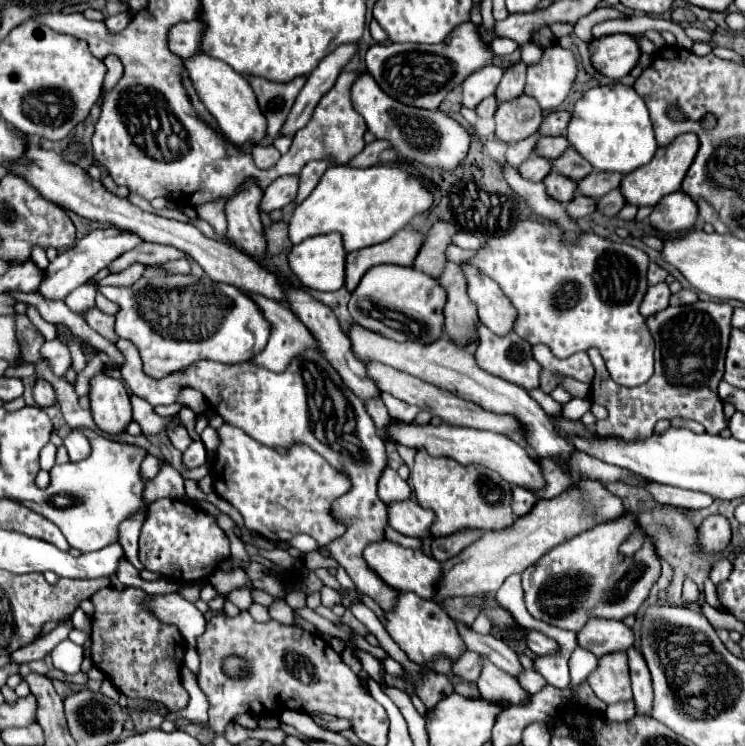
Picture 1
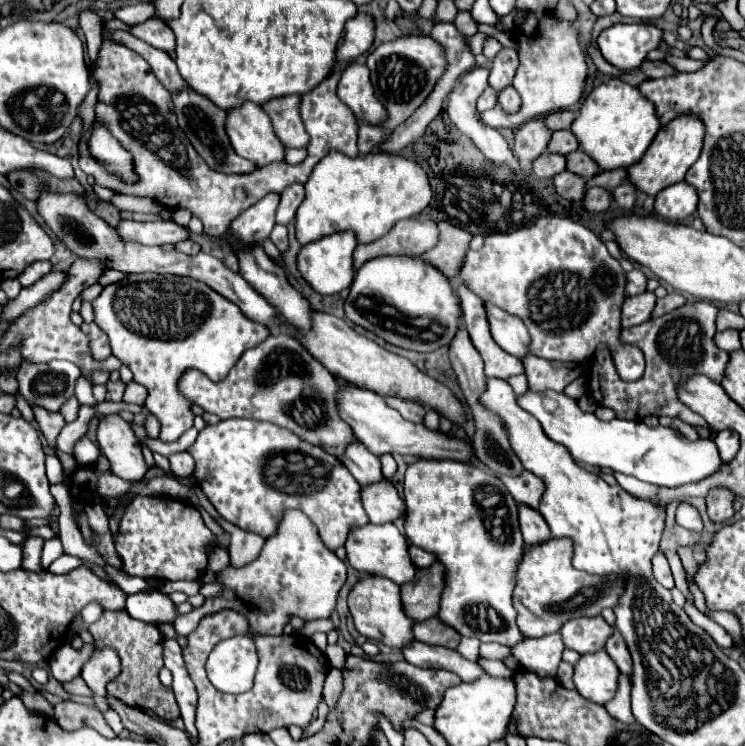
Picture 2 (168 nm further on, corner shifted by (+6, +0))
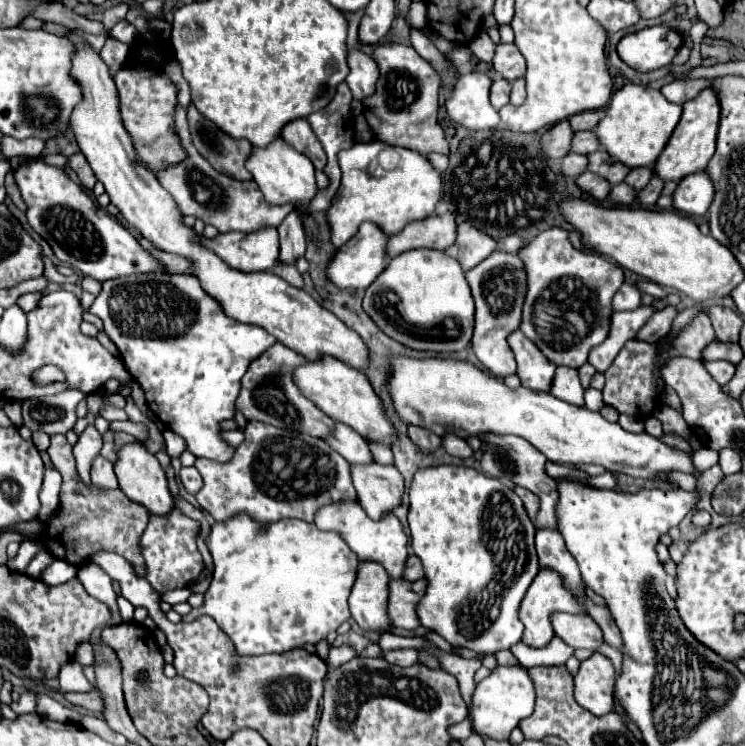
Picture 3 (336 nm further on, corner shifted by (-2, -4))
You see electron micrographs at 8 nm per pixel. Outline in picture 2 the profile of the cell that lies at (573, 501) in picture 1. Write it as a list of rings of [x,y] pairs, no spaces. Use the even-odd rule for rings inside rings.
[[[440,562],[418,570],[410,584],[400,586],[402,608],[406,608],[406,616],[410,616],[414,622],[424,622],[436,616],[442,588],[444,568]]]

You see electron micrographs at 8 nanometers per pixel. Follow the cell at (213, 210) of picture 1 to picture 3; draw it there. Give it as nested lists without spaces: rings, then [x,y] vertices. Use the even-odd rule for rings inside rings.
[[[150,250],[152,256],[156,256],[160,260],[160,264],[166,268],[166,272],[188,272],[188,268],[192,266],[188,258],[184,256],[176,256],[176,254],[168,254],[168,252],[158,252],[158,250]]]

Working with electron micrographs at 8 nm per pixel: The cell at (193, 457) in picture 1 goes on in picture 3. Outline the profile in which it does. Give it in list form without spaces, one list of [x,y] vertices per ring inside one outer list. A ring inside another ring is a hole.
[[[194,466],[182,468],[182,470],[180,470],[180,482],[182,482],[182,486],[184,486],[190,494],[196,494],[198,488],[202,486],[202,476],[200,476],[200,472],[198,472]]]

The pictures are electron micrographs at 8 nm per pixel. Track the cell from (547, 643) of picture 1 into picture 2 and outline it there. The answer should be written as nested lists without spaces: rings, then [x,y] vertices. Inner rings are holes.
[[[418,460],[406,470],[404,504],[404,530],[408,540],[418,548],[436,554],[436,560],[444,566],[446,588],[440,596],[440,622],[454,628],[460,636],[478,638],[480,642],[514,646],[524,640],[516,626],[516,610],[512,606],[512,590],[516,586],[516,572],[524,556],[524,540],[518,526],[518,504],[510,492],[506,492],[500,478],[466,462]]]

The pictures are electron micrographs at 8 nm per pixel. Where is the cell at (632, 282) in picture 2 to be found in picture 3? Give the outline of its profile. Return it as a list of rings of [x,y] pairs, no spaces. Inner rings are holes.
[[[624,282],[614,296],[614,310],[636,310],[642,306],[642,294],[630,282]]]

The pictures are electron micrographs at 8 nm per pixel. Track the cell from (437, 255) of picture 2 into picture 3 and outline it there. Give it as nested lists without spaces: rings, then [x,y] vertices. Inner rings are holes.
[[[460,224],[456,230],[456,242],[444,250],[444,254],[458,260],[462,270],[468,272],[486,260],[494,250],[496,242],[490,236],[478,232],[476,228],[470,228],[470,224]]]

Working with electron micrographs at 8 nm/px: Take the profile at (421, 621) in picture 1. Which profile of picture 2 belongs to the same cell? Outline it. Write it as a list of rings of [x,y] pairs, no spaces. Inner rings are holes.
[[[364,576],[356,582],[356,586],[348,594],[348,608],[354,618],[356,630],[370,638],[380,640],[390,648],[402,648],[414,640],[412,626],[414,622],[404,614],[402,602],[400,602],[400,588],[392,580],[386,580],[384,576]]]

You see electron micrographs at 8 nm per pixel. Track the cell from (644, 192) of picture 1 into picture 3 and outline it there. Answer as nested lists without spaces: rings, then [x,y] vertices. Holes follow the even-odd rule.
[[[702,90],[698,98],[684,104],[682,118],[678,126],[674,128],[662,156],[654,164],[654,176],[662,182],[680,182],[684,176],[692,172],[704,172],[706,164],[710,162],[714,148],[716,148],[716,132],[718,132],[718,120],[720,120],[720,108],[718,100],[714,98],[712,90]]]

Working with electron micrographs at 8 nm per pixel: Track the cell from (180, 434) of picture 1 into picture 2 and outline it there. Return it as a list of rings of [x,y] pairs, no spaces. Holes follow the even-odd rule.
[[[130,274],[120,282],[104,286],[100,296],[94,300],[94,322],[108,334],[112,354],[122,360],[122,364],[132,370],[134,380],[148,390],[144,406],[160,420],[160,440],[164,442],[178,440],[194,424],[192,402],[178,390],[182,374],[186,370],[200,370],[210,380],[220,382],[228,376],[230,368],[234,368],[246,348],[254,348],[270,334],[268,326],[246,318],[236,304],[214,292],[210,286],[194,278],[170,274]]]

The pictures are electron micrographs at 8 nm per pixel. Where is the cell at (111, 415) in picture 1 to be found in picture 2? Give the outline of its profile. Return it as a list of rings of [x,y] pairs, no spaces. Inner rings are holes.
[[[118,414],[104,416],[98,426],[98,448],[110,462],[110,472],[128,482],[140,482],[148,472],[140,442]]]

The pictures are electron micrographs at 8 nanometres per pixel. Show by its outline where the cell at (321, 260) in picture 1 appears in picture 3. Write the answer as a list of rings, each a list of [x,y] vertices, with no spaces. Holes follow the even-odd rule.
[[[370,222],[360,224],[358,232],[334,252],[326,266],[326,278],[338,286],[338,288],[368,288],[372,280],[386,268],[388,258],[386,258],[386,234]]]

